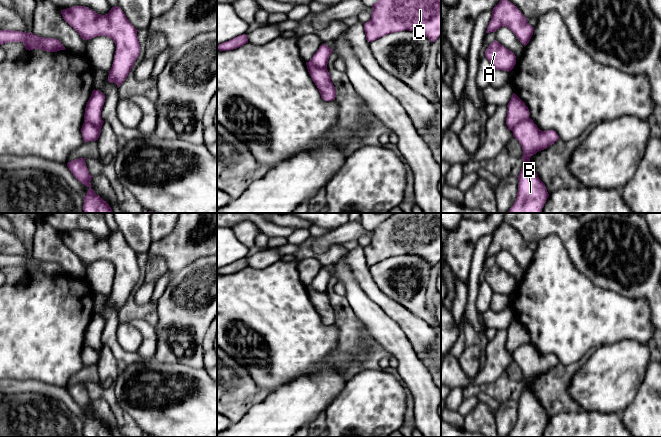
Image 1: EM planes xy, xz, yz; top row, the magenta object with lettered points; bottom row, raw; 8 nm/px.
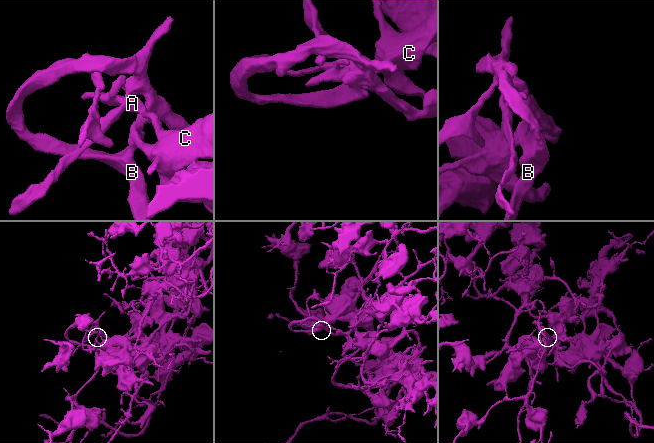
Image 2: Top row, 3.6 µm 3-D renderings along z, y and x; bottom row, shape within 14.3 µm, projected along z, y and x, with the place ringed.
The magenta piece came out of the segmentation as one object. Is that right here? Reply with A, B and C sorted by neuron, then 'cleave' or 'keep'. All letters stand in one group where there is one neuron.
A C / B; cleave

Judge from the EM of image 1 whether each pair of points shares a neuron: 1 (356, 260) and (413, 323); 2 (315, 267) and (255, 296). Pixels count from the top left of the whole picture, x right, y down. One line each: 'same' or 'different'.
1: same
2: different

